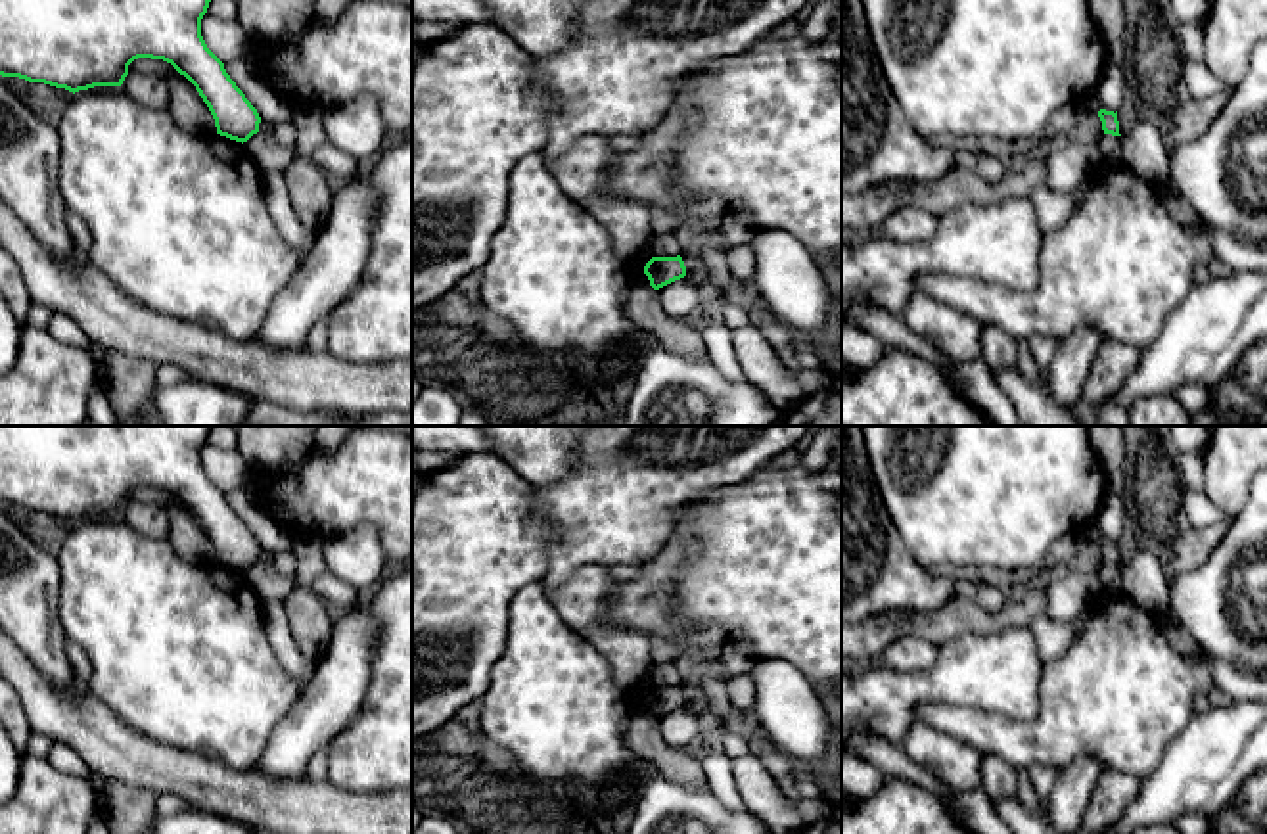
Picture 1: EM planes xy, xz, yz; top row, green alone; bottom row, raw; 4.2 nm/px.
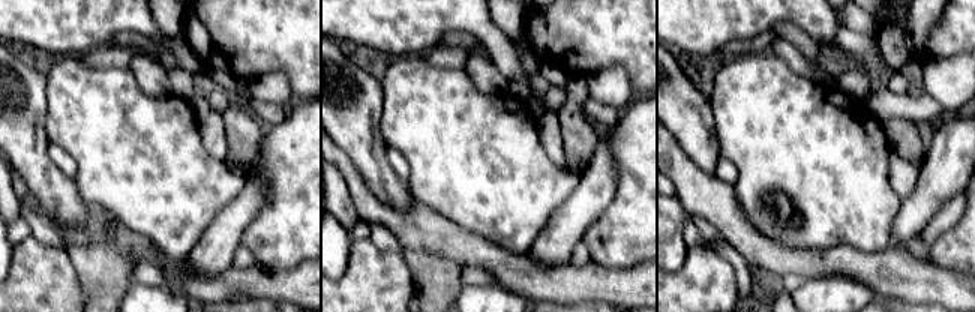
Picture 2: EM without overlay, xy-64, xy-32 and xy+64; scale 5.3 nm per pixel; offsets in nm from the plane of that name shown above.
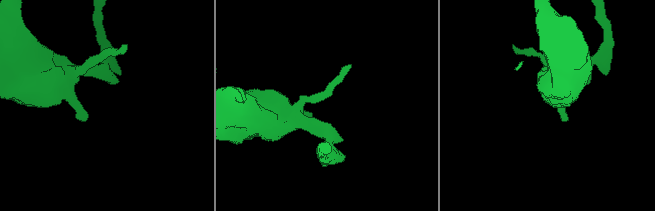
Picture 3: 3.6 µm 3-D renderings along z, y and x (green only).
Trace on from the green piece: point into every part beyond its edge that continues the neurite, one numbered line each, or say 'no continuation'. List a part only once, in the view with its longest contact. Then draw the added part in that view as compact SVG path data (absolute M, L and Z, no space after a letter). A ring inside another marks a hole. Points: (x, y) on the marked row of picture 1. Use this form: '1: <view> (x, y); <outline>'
no continuation

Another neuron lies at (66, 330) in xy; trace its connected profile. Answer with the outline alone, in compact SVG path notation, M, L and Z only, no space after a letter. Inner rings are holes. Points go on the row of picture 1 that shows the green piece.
M52 311L52 316L46 328L52 334L52 337L58 339L59 343L81 347L86 351L92 349L92 341L88 339L88 336L67 314Z

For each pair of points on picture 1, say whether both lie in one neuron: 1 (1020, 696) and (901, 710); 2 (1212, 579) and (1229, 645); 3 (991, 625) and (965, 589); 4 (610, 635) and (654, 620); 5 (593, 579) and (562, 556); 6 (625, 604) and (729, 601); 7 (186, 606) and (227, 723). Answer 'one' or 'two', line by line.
1: one
2: one
3: two
4: two
5: two
6: two
7: one

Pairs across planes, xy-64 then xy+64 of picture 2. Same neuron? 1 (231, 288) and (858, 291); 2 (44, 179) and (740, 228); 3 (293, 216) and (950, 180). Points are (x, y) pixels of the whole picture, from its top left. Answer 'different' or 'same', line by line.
1: different
2: different
3: different

